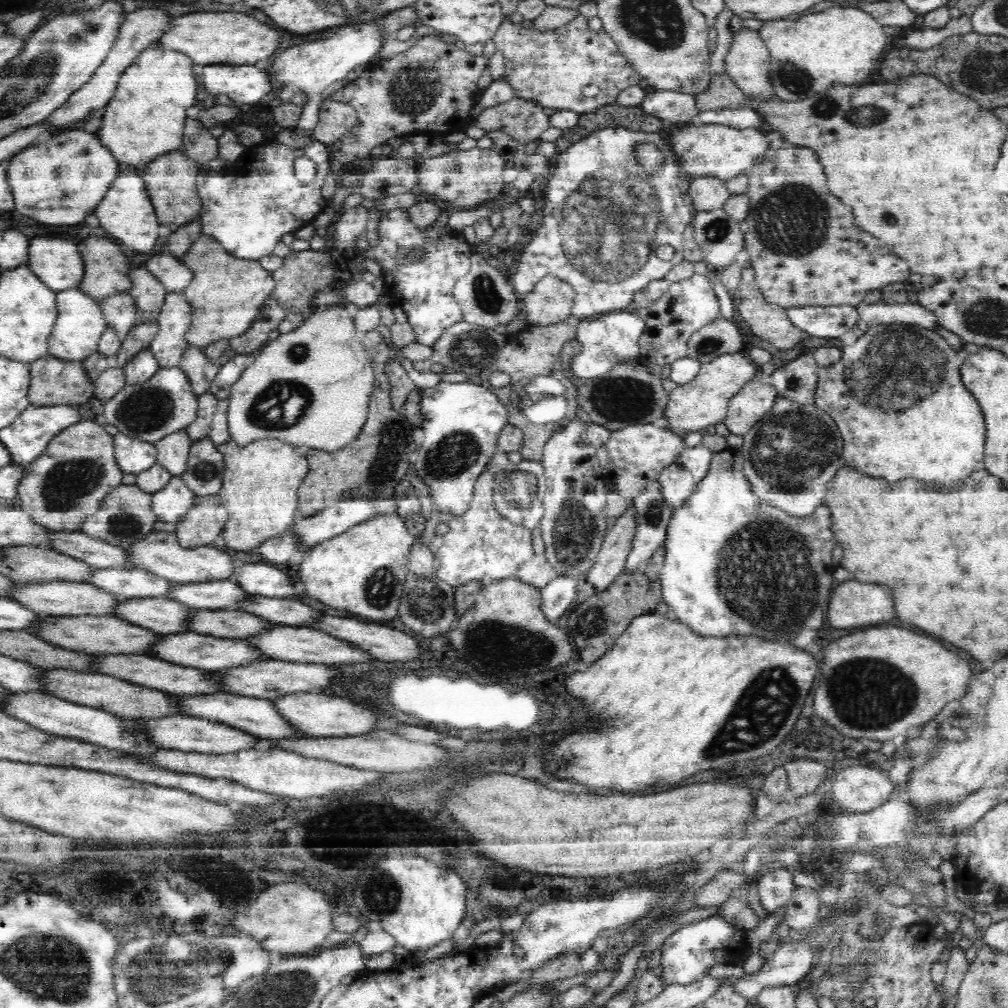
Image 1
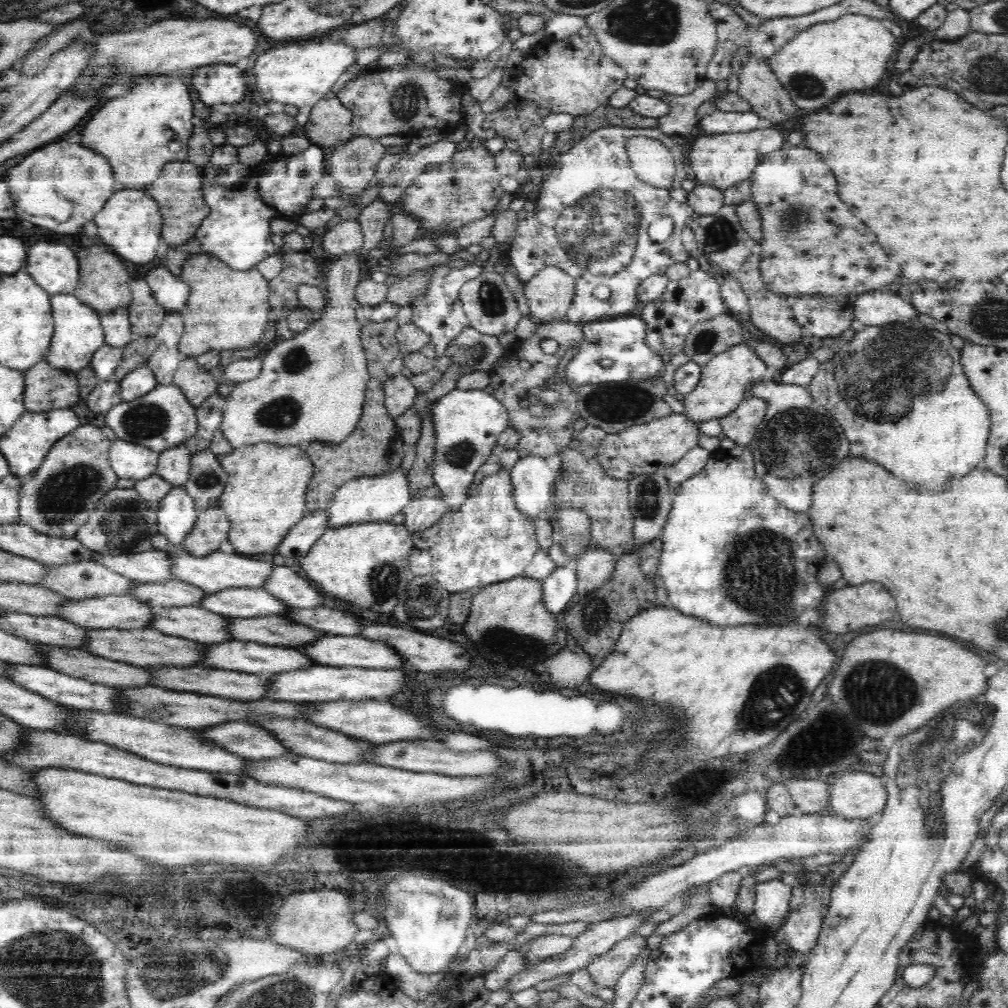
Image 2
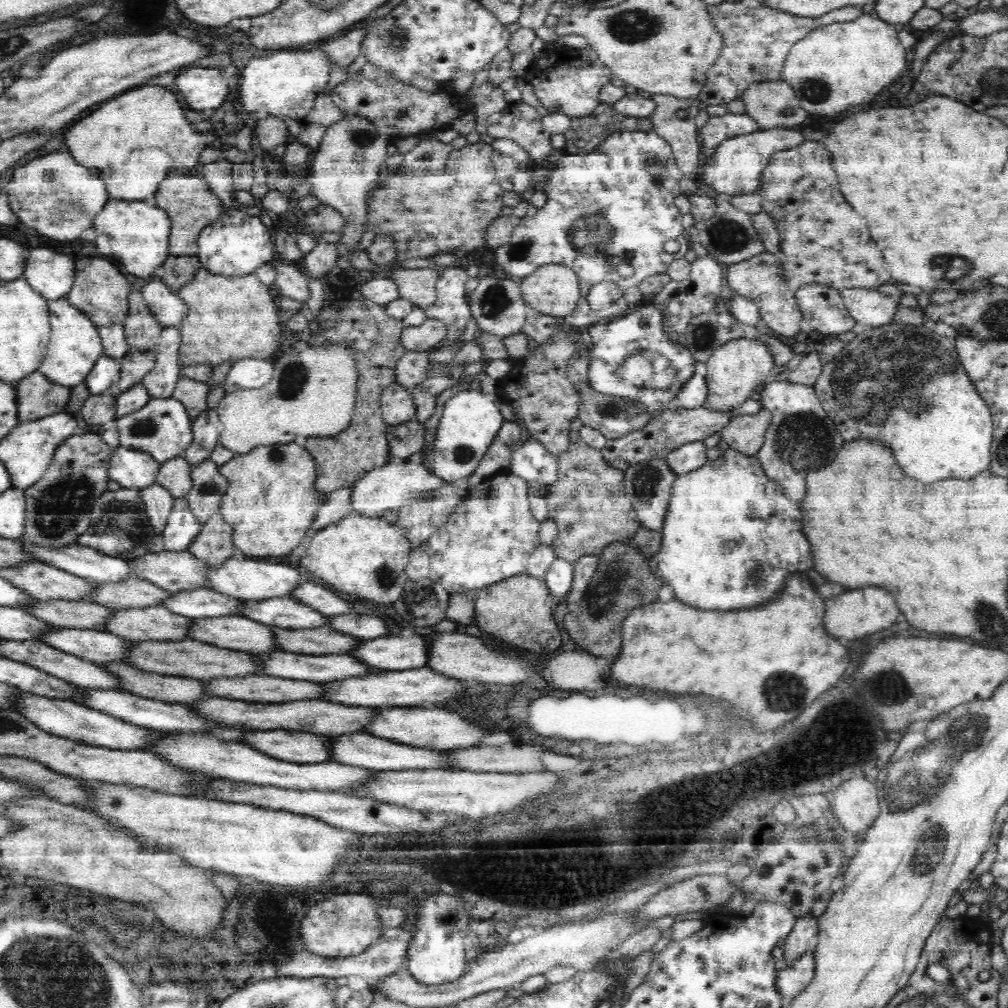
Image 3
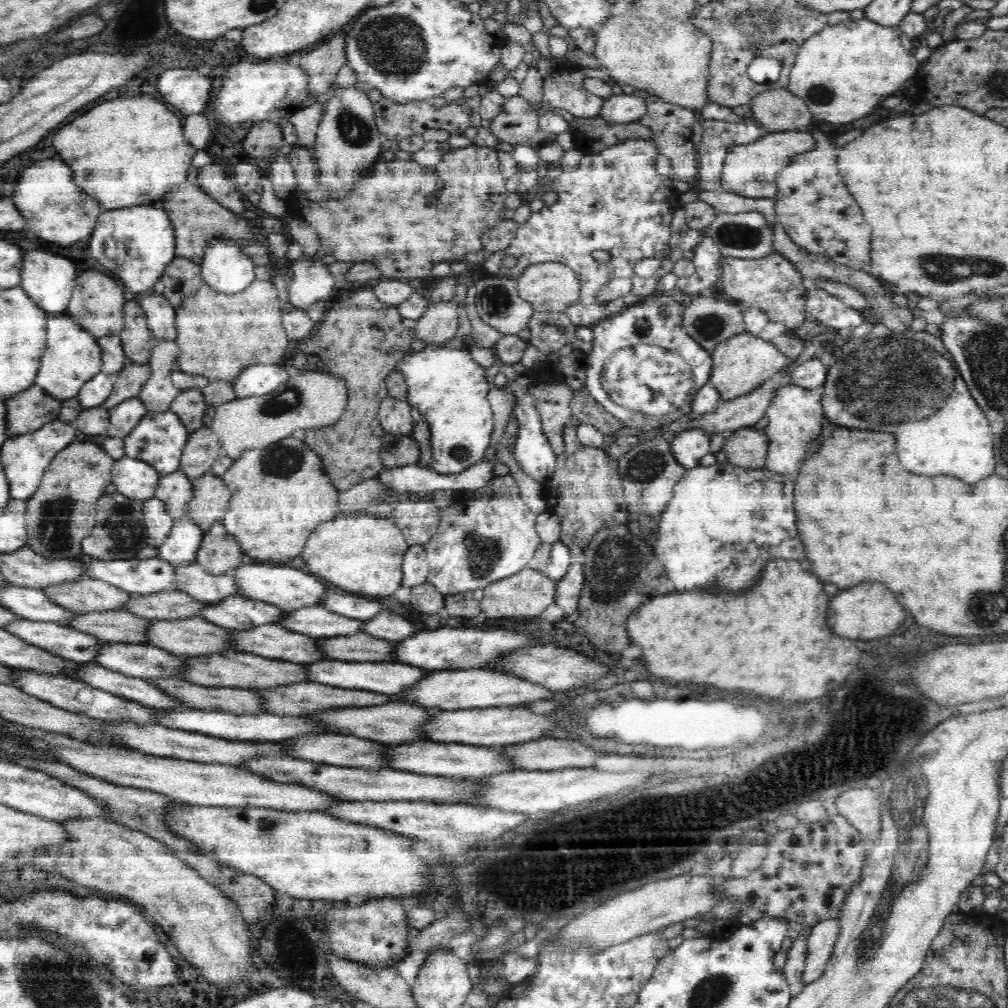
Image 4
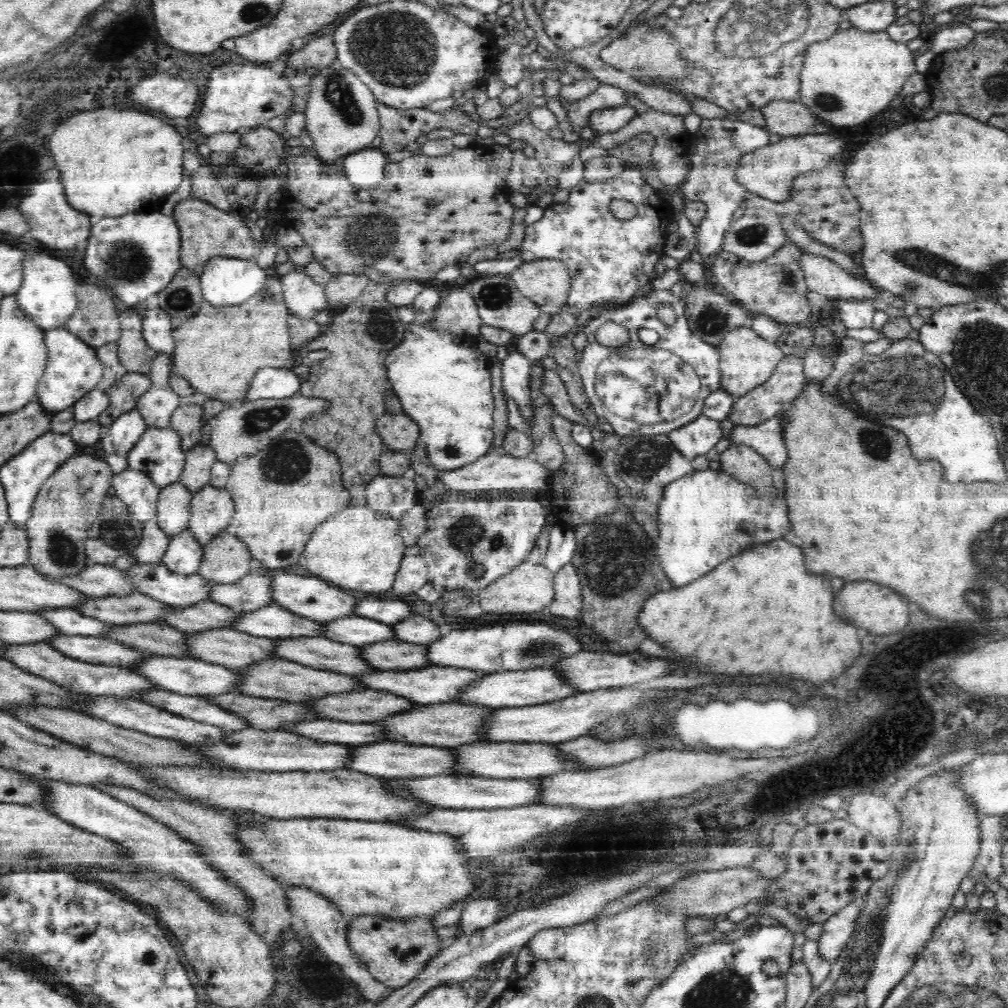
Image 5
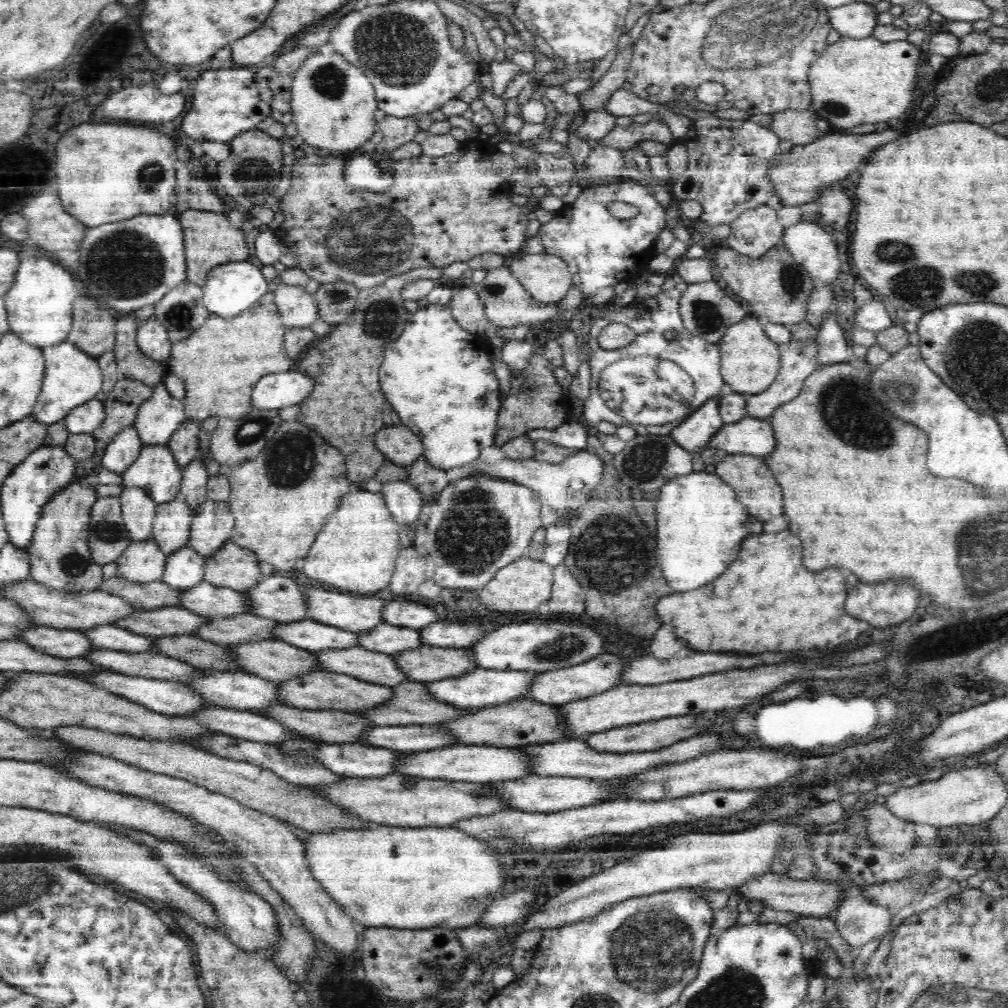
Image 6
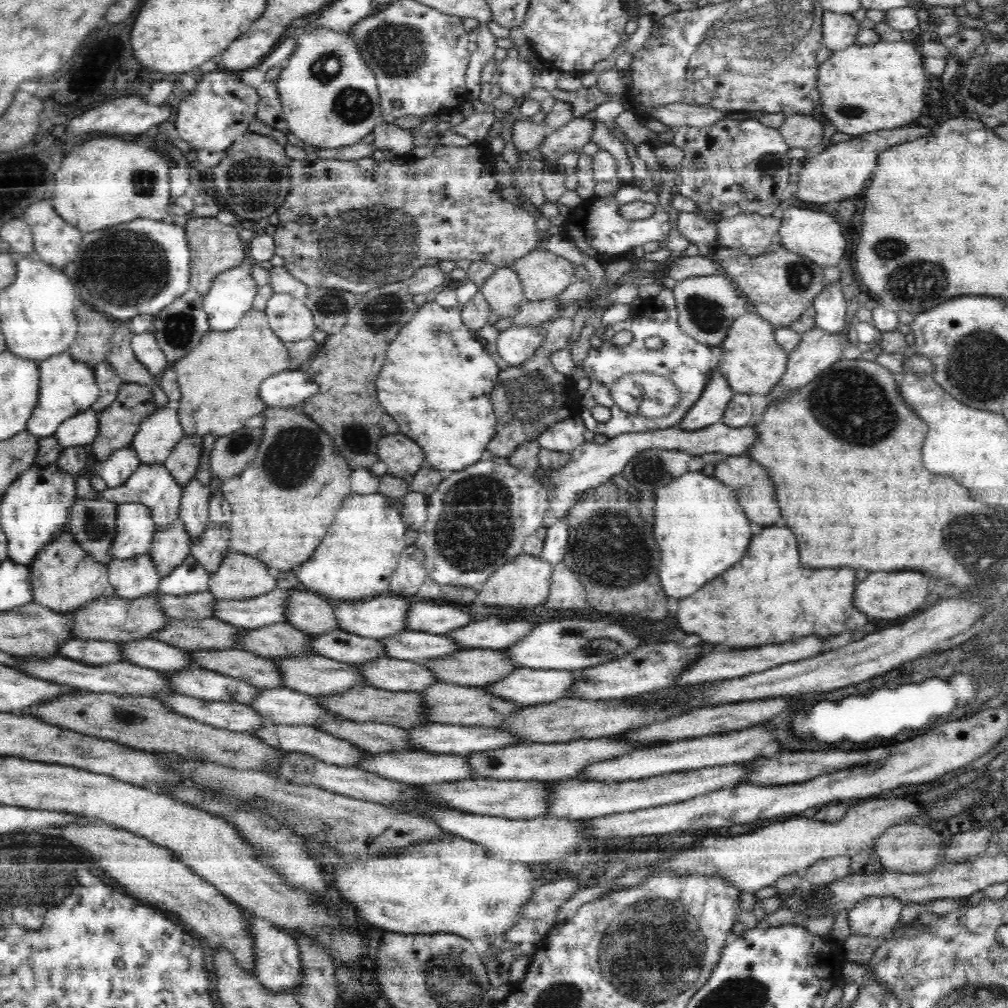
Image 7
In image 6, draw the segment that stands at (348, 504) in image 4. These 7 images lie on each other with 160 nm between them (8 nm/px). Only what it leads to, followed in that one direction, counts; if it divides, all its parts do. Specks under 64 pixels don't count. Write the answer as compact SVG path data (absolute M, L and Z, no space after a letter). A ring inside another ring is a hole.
M394 480L380 486L385 504L398 525L416 524L422 513L423 500L420 492L407 480Z

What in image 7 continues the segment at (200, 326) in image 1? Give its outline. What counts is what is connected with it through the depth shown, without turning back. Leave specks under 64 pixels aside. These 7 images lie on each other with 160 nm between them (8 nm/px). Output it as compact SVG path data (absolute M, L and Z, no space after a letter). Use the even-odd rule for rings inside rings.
M250 309L237 328L204 334L192 352L175 361L181 390L177 413L185 435L213 434L217 438L242 428L248 419L268 407L259 397L262 381L288 370L290 363L285 342L270 329L264 310Z

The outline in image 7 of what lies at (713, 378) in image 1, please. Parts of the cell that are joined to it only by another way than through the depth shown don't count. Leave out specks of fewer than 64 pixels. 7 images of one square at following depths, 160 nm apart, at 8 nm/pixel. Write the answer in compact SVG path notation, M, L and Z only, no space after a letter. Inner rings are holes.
M751 313L738 316L721 342L722 358L718 366L723 378L735 393L766 395L782 378L787 364L787 352L774 338L775 326L760 315Z

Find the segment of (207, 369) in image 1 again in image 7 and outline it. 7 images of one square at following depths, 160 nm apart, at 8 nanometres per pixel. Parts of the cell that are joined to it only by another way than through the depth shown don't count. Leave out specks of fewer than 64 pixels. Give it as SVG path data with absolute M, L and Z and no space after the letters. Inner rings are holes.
M197 433L185 435L166 458L165 467L182 487L195 478L195 472L200 464L202 444L203 437L198 436Z

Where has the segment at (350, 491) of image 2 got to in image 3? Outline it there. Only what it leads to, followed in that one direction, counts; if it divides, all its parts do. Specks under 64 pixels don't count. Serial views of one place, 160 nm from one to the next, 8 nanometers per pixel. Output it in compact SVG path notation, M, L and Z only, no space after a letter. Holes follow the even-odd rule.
M388 463L380 468L367 472L360 480L352 484L352 509L354 515L370 516L377 519L387 510L397 511L404 506L413 504L416 499L425 497L428 491L442 488L446 482L438 478L423 463Z

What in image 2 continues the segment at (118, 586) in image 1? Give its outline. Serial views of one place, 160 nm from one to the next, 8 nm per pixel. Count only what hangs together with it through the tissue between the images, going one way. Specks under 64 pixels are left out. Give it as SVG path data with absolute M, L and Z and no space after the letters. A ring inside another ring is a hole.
M176 579L166 582L138 583L130 590L130 595L134 595L152 608L164 605L198 606L204 593L206 592L198 586Z

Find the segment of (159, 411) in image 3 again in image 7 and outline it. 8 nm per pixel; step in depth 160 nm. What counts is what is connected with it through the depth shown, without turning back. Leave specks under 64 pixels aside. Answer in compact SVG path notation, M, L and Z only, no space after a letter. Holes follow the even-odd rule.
M154 461L153 463L141 463L123 484L114 488L106 487L99 494L100 499L116 504L138 502L146 505L150 509L150 517L156 524L156 530L164 531L178 520L182 492L183 487L177 483L169 469L164 464Z

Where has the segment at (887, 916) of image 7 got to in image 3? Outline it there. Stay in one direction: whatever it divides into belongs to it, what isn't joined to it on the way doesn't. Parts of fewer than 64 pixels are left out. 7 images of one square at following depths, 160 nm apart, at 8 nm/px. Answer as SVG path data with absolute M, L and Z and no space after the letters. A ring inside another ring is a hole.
M808 949L799 960L786 969L777 971L777 990L783 997L783 1006L790 1003L792 998L803 992L814 976L814 950Z

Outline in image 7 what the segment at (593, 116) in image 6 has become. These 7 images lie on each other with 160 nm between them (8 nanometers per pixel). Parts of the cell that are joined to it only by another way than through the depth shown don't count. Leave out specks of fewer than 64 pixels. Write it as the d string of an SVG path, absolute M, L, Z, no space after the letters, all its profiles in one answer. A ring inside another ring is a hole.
M585 117L573 118L562 128L547 133L543 143L539 146L542 152L542 162L558 162L566 152L581 153L584 144L589 142L593 129L593 121Z

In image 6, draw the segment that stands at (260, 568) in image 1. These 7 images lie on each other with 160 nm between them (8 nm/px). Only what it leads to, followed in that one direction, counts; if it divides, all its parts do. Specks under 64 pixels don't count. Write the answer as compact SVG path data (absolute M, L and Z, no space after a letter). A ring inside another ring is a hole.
M397 597L387 601L379 612L383 622L419 630L432 621L438 621L438 614L432 606L418 604L408 597Z

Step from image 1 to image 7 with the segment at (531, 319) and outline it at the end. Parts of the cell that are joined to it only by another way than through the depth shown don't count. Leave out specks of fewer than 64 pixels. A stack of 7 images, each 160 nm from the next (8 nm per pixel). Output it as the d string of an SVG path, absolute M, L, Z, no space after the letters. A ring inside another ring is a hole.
M541 247L513 260L510 266L518 273L528 301L556 297L575 281L576 265Z

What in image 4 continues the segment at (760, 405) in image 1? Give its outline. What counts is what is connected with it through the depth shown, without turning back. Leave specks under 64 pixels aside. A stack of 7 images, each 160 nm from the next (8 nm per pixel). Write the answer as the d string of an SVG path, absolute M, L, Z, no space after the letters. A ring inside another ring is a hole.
M747 425L726 434L722 450L730 464L763 468L768 443L769 437L766 435L765 429L760 431Z

